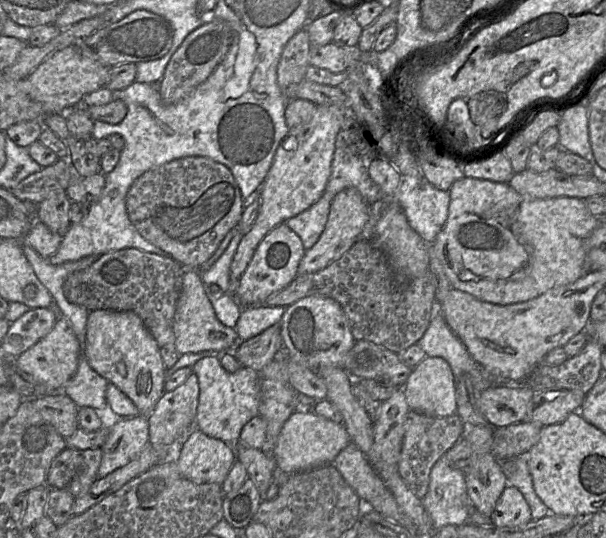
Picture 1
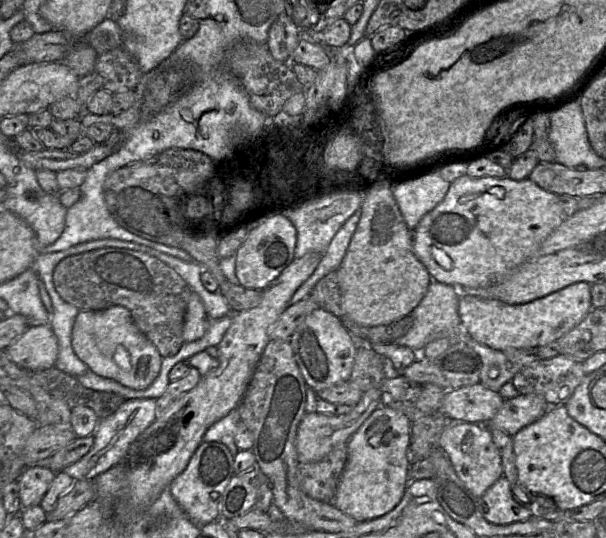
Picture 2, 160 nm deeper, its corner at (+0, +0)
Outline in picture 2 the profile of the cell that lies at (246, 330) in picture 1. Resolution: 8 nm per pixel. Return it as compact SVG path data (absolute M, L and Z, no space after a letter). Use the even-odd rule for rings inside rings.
M361 207L344 223L332 239L313 274L296 290L289 305L309 297L315 285L328 273L336 271L348 249L362 215Z

